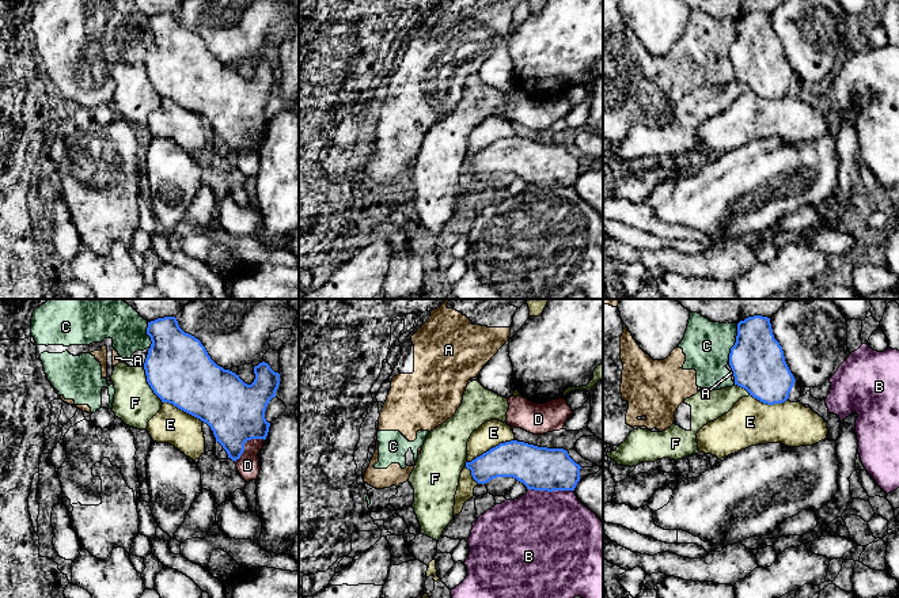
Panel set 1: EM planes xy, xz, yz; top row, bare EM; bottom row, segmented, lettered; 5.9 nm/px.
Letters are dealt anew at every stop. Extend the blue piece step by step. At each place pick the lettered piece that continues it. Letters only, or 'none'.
none

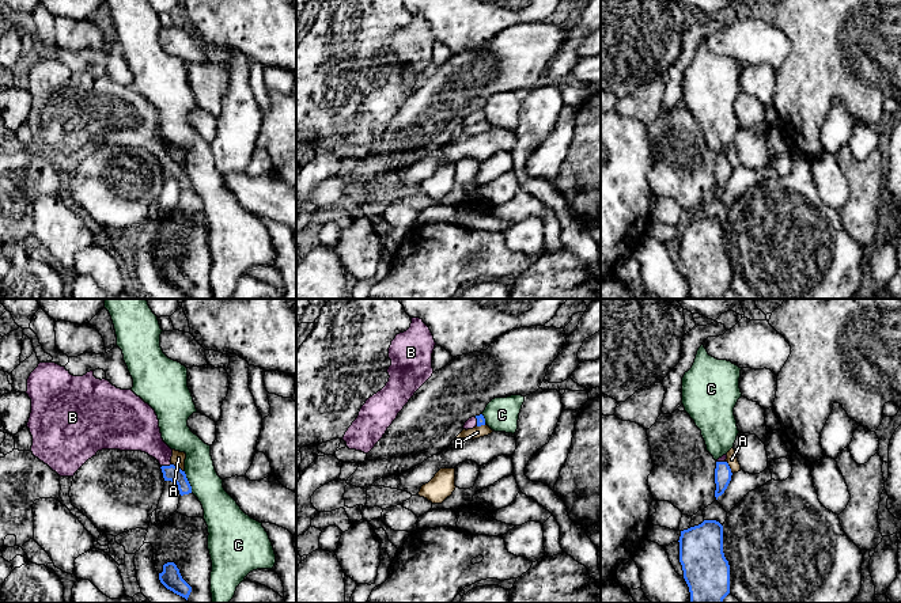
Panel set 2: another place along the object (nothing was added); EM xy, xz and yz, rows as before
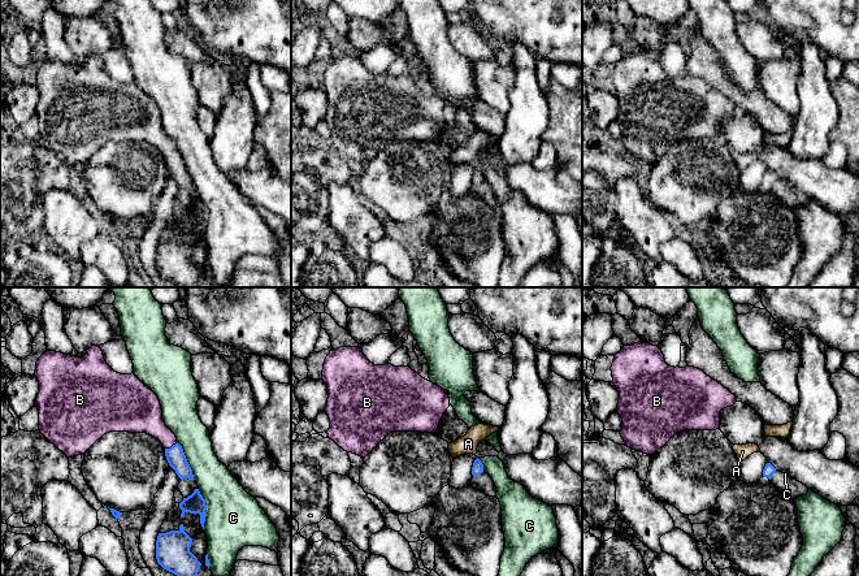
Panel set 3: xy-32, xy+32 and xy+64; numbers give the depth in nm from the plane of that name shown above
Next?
B

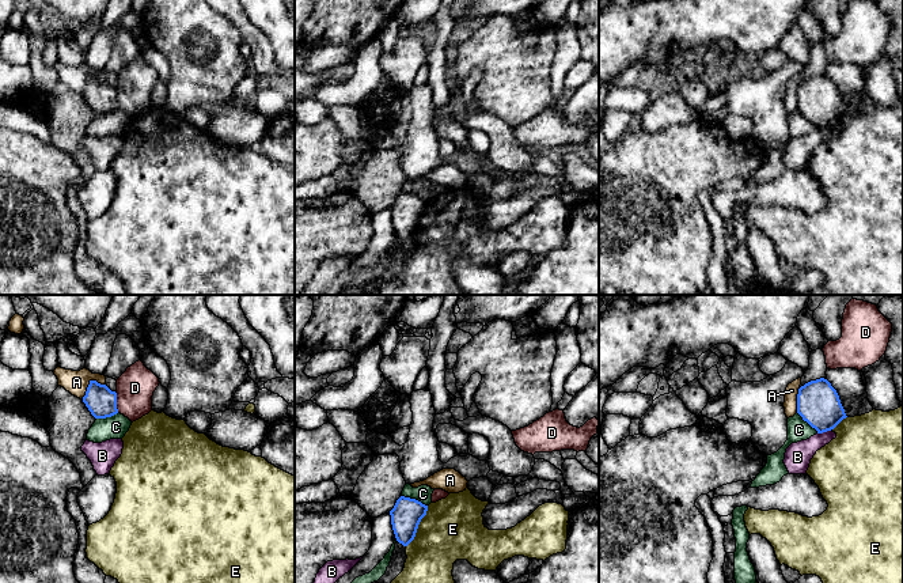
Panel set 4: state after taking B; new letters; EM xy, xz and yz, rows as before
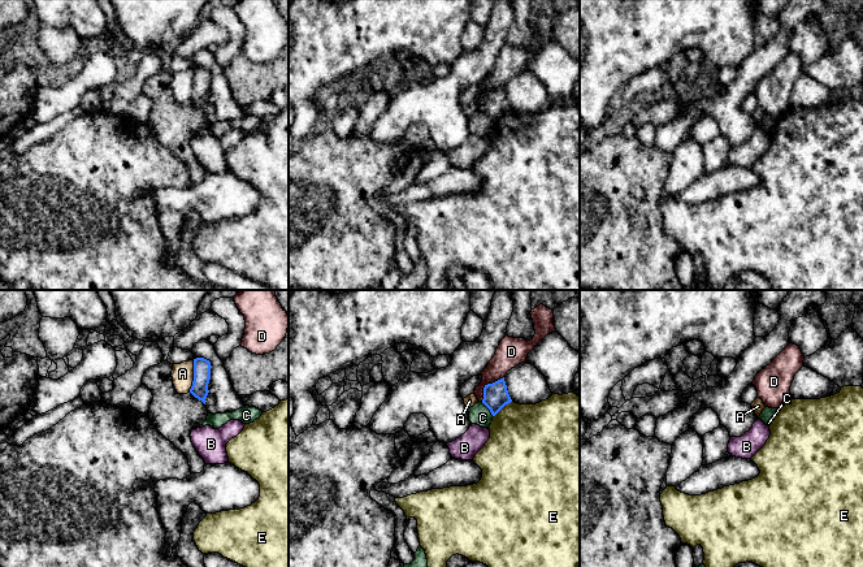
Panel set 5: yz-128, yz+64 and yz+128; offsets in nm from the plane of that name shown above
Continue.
none

